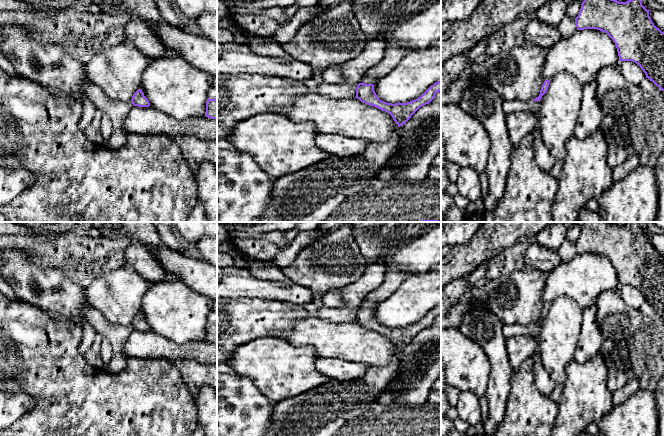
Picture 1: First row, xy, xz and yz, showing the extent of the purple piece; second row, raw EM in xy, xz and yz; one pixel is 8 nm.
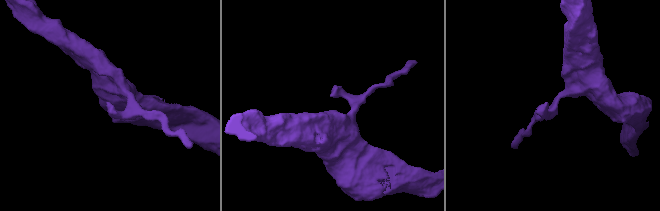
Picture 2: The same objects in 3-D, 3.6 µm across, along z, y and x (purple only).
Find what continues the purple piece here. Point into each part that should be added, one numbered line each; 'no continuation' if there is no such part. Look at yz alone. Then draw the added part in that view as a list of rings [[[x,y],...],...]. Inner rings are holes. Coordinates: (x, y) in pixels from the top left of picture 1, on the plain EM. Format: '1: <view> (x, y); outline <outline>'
no continuation

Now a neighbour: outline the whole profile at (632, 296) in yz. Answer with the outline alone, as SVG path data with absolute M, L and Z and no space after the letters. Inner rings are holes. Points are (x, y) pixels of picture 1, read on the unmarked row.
M620 285L618 290L624 302L633 309L641 309L646 303L643 294L633 285Z

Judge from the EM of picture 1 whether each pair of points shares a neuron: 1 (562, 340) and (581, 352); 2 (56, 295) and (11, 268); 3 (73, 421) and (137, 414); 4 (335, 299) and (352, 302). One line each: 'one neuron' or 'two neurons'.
1: two neurons
2: one neuron
3: one neuron
4: two neurons

